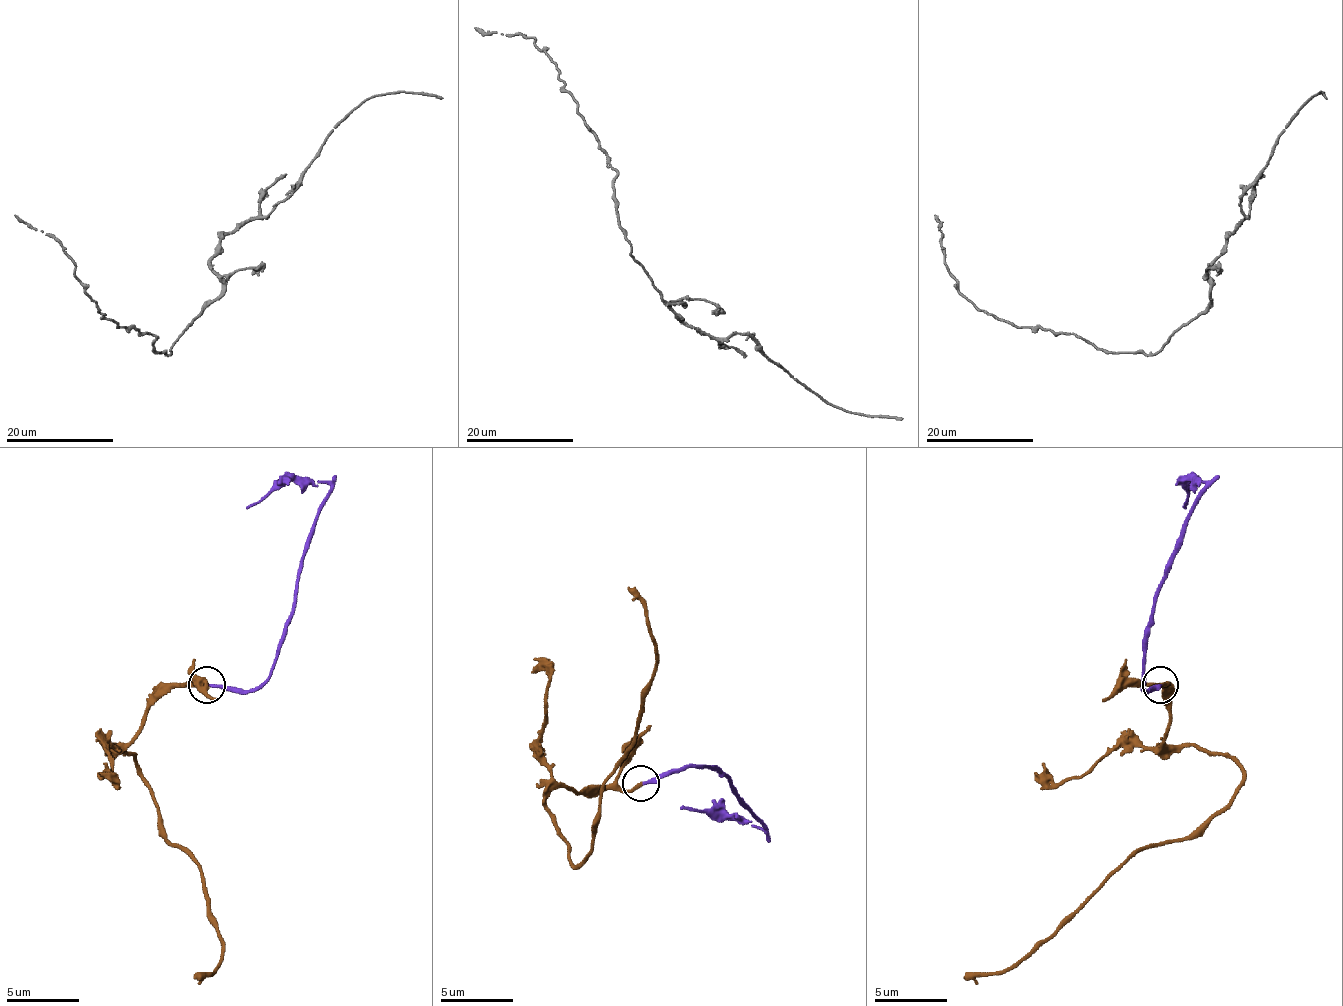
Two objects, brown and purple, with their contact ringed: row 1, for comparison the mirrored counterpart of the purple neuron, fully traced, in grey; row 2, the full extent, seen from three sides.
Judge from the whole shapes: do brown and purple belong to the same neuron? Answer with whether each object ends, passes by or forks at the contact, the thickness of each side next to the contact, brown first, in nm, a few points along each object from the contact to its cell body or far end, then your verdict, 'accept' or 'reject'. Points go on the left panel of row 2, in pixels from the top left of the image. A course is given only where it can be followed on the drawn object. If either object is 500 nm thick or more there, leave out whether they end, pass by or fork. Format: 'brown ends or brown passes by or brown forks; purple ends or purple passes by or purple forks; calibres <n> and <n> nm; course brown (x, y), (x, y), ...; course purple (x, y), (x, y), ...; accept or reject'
brown ends; purple ends; calibres 240 and 240 nm; course brown (207, 684), (175, 684), (127, 742), (113, 746), (131, 753), (167, 840), (200, 870), (222, 961), (193, 979); course purple (207, 684), (251, 691), (269, 676), (313, 523), (331, 487), (280, 480), (247, 505); accept

